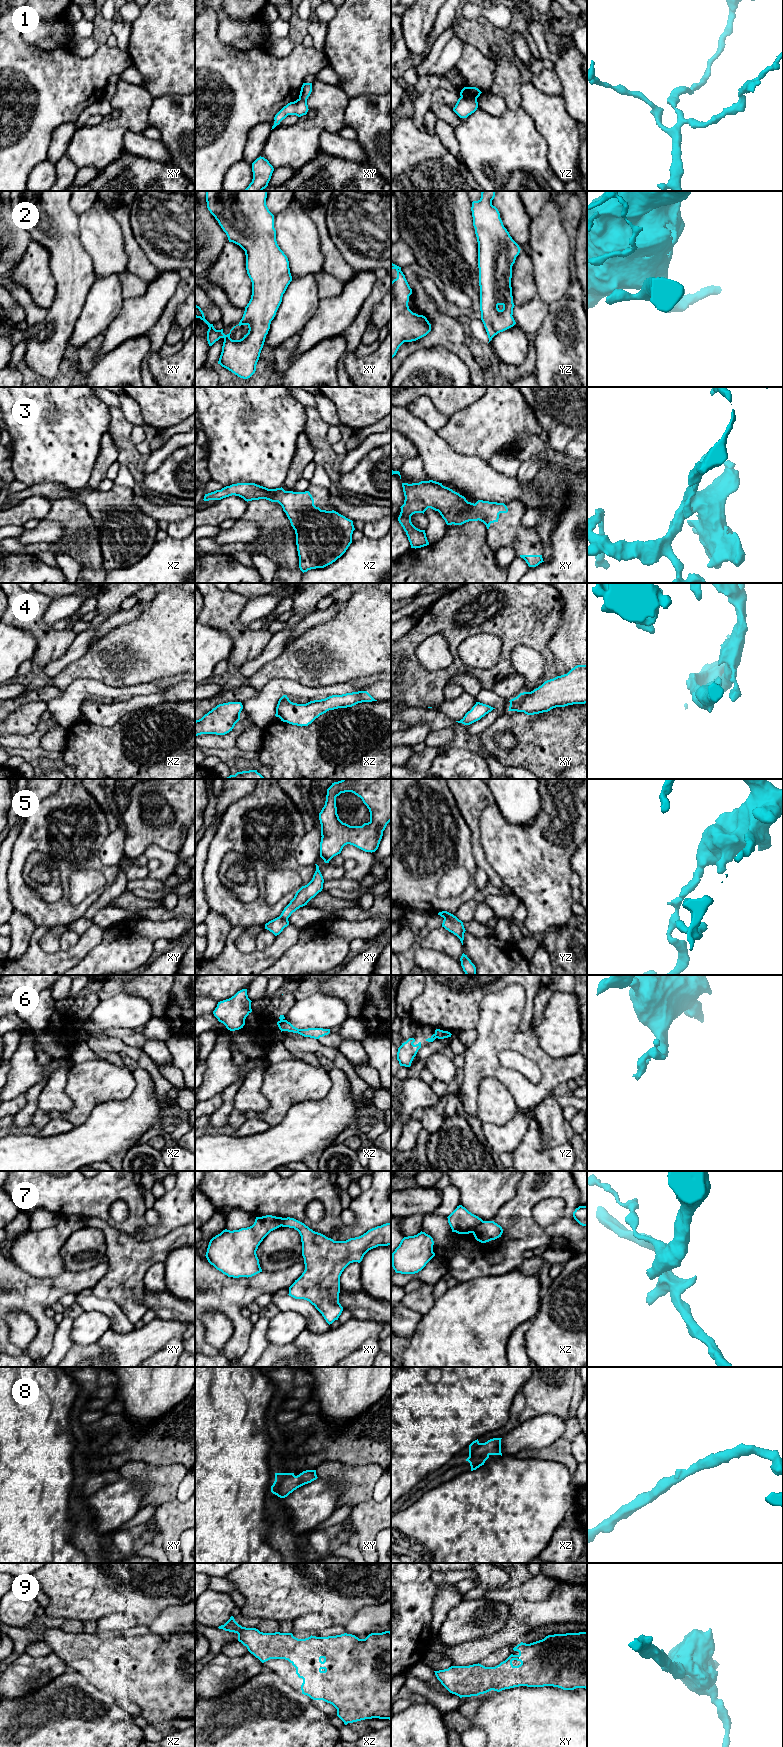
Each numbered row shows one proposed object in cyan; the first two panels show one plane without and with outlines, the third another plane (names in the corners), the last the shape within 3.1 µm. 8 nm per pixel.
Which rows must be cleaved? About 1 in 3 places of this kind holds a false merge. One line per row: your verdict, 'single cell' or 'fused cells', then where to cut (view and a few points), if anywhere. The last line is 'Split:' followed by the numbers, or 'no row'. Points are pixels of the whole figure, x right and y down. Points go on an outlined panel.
1: fused cells; cut yz (461, 96), (476, 100)
2: single cell; cut none
3: single cell; cut none
4: single cell; cut none
5: fused cells; cut yz (453, 915), (444, 918)
6: fused cells; cut yz (434, 1034), (436, 1037)
7: fused cells; cut xz (483, 1221), (472, 1232)
8: single cell; cut none
9: single cell; cut none
Split: 1, 5, 6, 7

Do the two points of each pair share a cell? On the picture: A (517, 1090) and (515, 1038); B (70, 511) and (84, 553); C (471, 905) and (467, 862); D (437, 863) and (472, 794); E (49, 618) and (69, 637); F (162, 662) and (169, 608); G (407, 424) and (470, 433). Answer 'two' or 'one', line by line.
A: one
B: one
C: two
D: two
E: two
F: one
G: two

